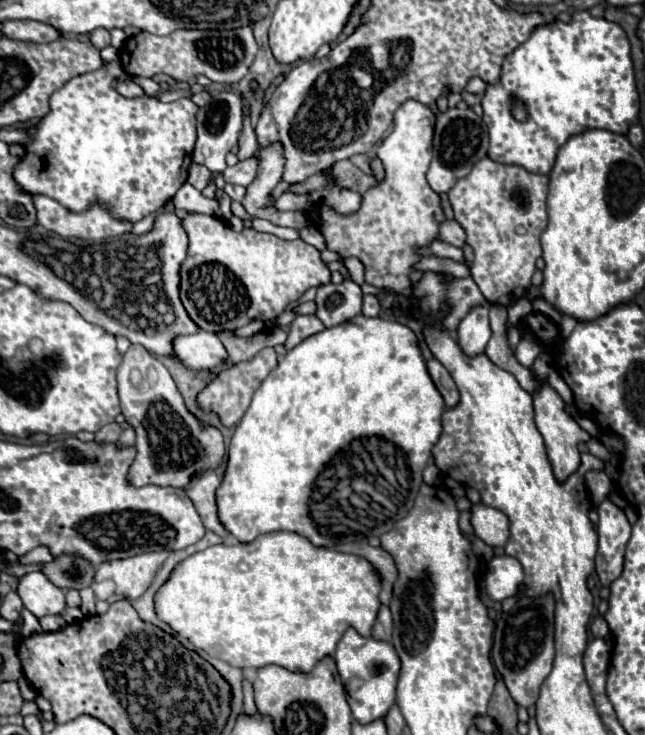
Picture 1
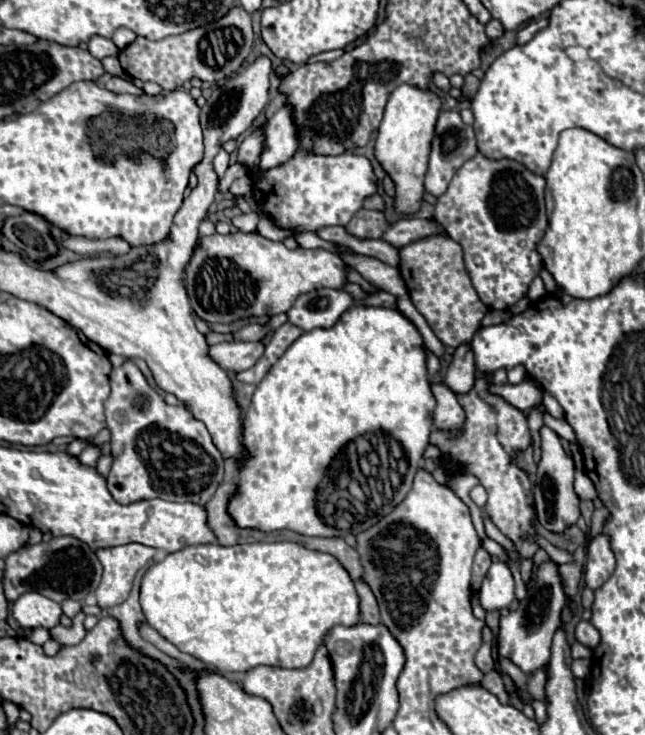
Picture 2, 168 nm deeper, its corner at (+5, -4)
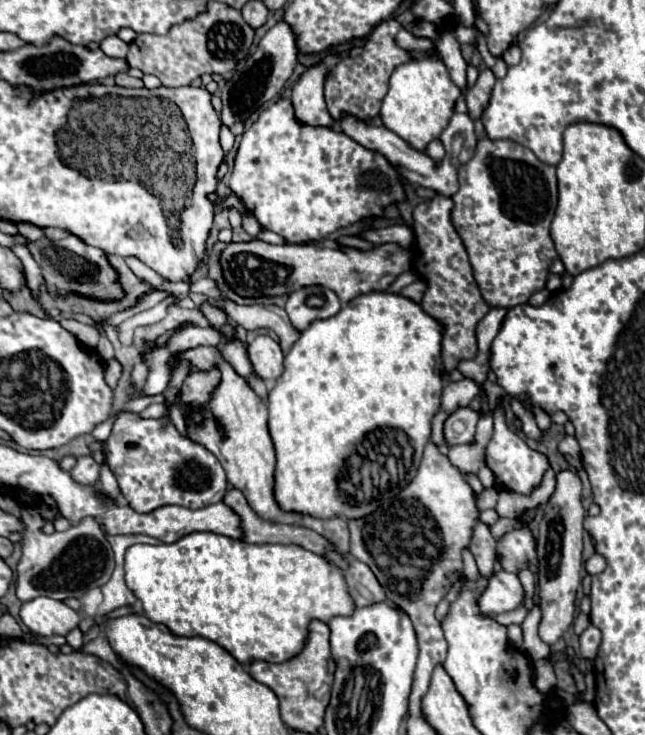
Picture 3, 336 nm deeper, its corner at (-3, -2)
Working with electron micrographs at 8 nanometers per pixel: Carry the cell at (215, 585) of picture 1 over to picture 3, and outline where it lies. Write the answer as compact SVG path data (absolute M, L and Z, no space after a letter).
M193 532L193 534L183 536L175 544L157 544L157 546L135 544L135 546L131 546L125 554L125 582L135 592L135 596L143 602L143 610L145 610L145 616L149 620L161 622L161 624L169 626L169 630L173 630L173 634L181 634L185 638L201 636L201 638L207 638L211 642L217 642L221 648L225 648L241 664L251 664L253 660L287 662L289 658L295 658L305 648L305 642L309 638L309 624L313 620L329 622L335 616L349 616L355 610L355 602L353 602L353 596L349 594L349 588L345 586L343 572L335 564L327 562L323 556L313 554L313 552L309 552L297 544L247 544L243 540L233 540L227 536L213 534L213 532Z

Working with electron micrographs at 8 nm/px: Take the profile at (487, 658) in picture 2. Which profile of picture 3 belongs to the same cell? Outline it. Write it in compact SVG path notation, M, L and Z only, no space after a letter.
M468 549L463 550L462 554L464 563L464 576L470 580L477 580L479 578L479 571L476 561Z

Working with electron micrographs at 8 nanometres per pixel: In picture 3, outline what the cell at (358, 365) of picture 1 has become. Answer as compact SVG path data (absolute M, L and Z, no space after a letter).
M369 292L353 298L341 312L327 320L313 322L307 330L301 332L301 338L293 344L291 352L285 356L285 370L277 378L275 386L269 390L267 404L269 404L269 428L271 428L271 440L277 452L277 466L275 466L275 502L283 512L295 512L295 514L307 514L313 518L329 520L335 516L345 516L349 520L365 518L377 510L387 498L399 494L417 474L417 468L421 464L423 448L431 440L431 422L433 414L441 408L441 390L443 390L443 362L441 362L441 326L435 318L425 314L419 304L413 300L399 296L399 294L387 294L387 292Z

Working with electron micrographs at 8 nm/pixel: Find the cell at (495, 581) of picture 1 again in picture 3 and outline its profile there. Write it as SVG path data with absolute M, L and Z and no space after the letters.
M499 570L489 578L485 592L479 598L479 608L487 616L515 610L523 602L523 586L519 576L507 570Z

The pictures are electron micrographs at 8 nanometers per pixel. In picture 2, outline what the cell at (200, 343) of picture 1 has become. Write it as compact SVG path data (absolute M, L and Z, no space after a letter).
M221 342L211 346L209 354L225 370L243 372L255 366L255 362L263 356L263 350L265 346L261 342Z

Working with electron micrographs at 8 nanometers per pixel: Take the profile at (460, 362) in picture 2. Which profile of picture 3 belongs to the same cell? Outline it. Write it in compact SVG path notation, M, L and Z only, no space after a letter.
M463 378L459 382L449 382L443 388L443 400L441 400L441 410L437 412L437 416L433 418L433 444L435 446L443 446L443 422L445 418L459 406L467 406L477 394L481 394L481 386L471 380L471 378Z

